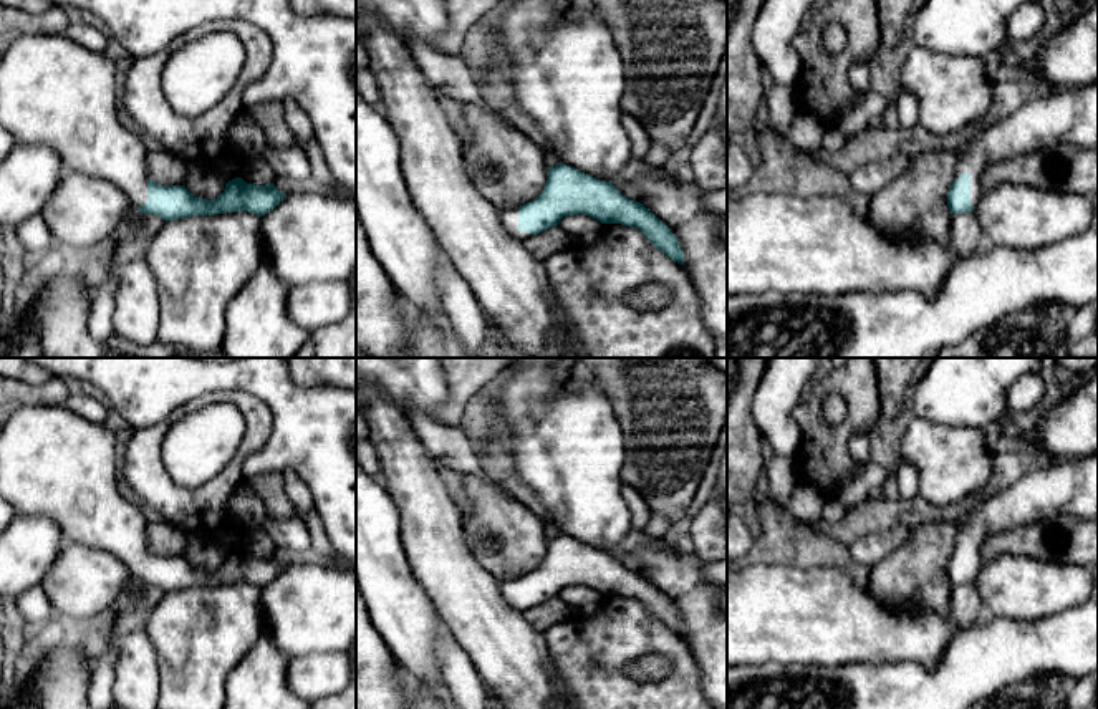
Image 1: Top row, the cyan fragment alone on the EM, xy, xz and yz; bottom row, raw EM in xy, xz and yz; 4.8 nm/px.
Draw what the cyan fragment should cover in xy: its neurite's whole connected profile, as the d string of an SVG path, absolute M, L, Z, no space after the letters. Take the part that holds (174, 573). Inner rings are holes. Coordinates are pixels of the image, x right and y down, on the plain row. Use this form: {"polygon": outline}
{"polygon": "M25 406L18 409L0 432L0 495L13 507L15 515L48 517L66 542L88 545L119 558L131 578L167 591L225 583L250 583L263 588L287 565L273 553L247 555L235 548L214 570L199 570L184 557L161 557L149 550L146 510L123 497L116 484L116 436L104 424L81 417L60 406Z"}

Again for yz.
{"polygon": "M1098 369L1070 386L1070 394L1043 414L1032 451L1050 465L962 510L954 520L951 585L975 580L982 567L980 547L992 533L1060 514L1098 517Z"}

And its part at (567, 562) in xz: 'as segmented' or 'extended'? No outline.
extended

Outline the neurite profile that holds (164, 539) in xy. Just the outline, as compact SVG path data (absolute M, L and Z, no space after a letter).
M161 520L147 525L147 543L156 555L166 558L184 557L187 535L172 523Z

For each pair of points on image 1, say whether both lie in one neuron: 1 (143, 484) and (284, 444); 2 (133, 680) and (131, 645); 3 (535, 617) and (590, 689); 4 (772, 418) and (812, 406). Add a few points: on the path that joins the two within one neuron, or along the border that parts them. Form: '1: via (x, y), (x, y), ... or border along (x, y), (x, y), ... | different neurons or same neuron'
1: border along (272, 418), (272, 433), (242, 466), (244, 479) | different neurons
2: via (133, 671), (133, 653) | same neuron
3: border along (572, 613), (542, 631) | different neurons
4: border along (800, 403), (792, 414), (800, 436), (795, 451) | different neurons

